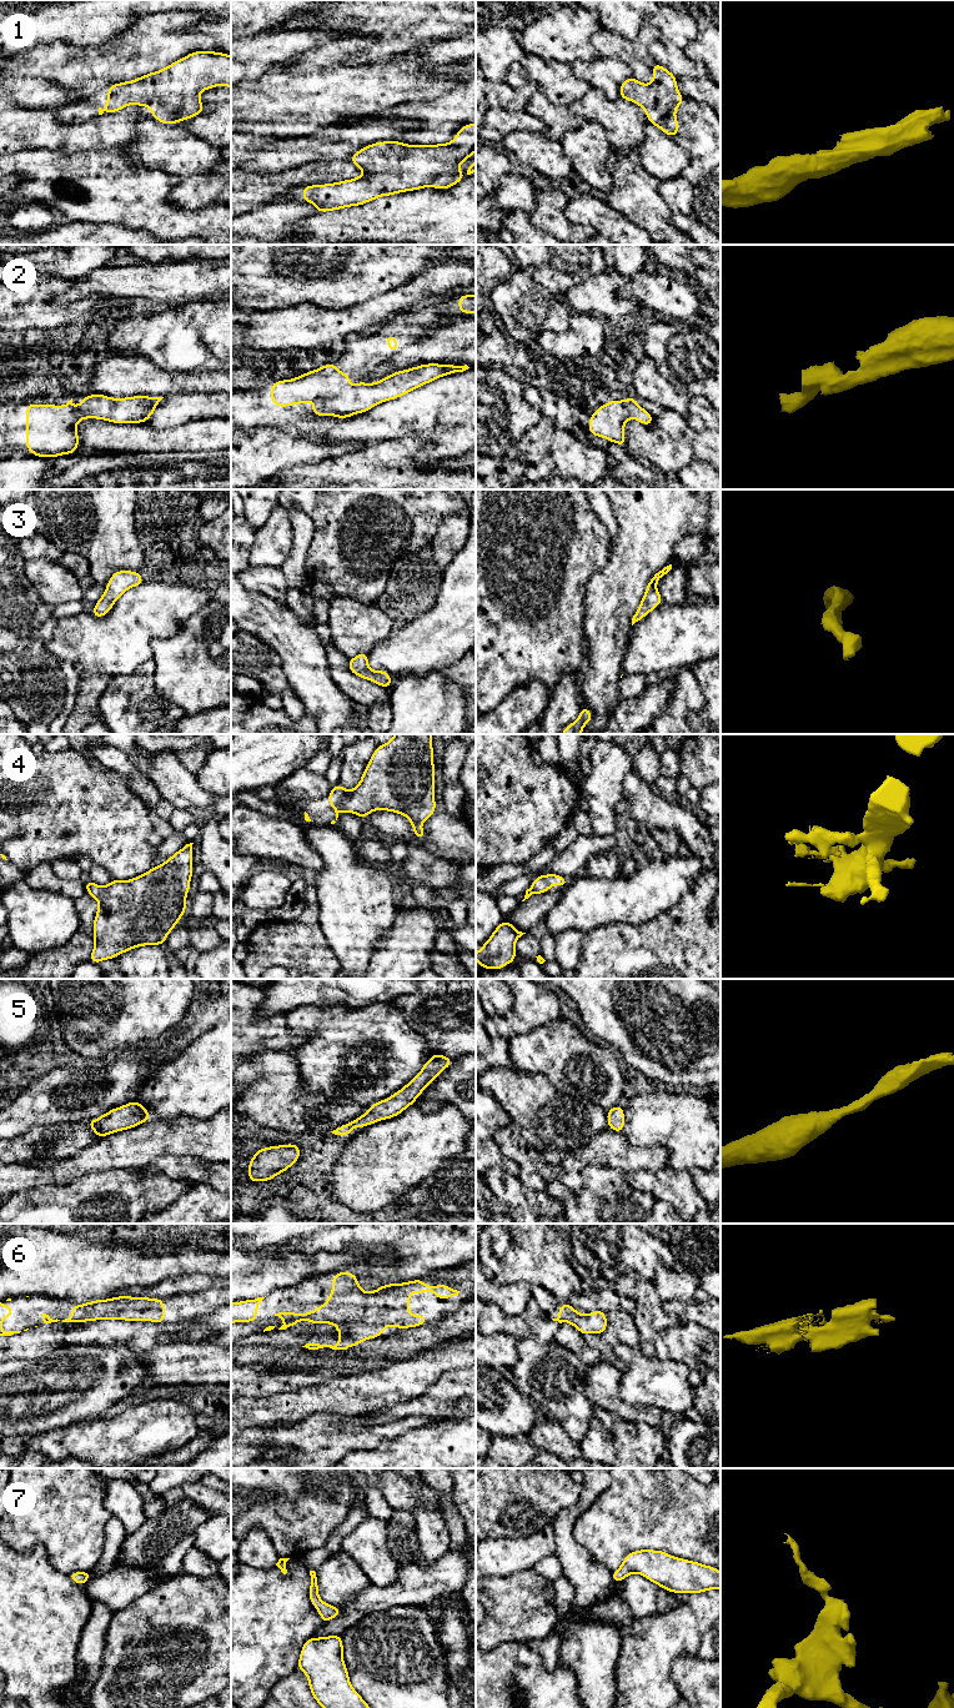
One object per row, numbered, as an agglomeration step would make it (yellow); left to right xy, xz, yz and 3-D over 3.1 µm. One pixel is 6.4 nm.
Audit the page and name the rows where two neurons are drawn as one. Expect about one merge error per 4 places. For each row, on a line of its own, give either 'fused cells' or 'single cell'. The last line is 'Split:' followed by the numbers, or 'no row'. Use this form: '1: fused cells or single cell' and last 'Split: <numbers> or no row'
1: single cell
2: single cell
3: single cell
4: single cell
5: single cell
6: single cell
7: single cell
Split: no row

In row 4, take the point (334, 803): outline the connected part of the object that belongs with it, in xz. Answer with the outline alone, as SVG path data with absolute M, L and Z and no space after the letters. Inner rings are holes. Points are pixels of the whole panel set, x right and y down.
M395 734L390 742L377 747L352 790L336 784L326 798L335 809L336 820L340 812L363 819L373 810L396 812L410 819L420 840L425 839L426 832L421 824L436 812L432 734Z

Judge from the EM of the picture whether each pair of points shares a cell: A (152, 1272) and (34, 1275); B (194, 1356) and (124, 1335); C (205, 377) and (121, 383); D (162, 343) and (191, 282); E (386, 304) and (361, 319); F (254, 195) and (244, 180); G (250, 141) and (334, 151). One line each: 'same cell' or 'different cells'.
A: same cell
B: different cells
C: same cell
D: different cells
E: same cell
F: same cell
G: same cell

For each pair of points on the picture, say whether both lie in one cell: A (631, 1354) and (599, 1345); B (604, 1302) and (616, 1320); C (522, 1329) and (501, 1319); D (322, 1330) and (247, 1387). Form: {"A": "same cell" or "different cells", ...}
{"A": "different cells", "B": "different cells", "C": "same cell", "D": "same cell"}

